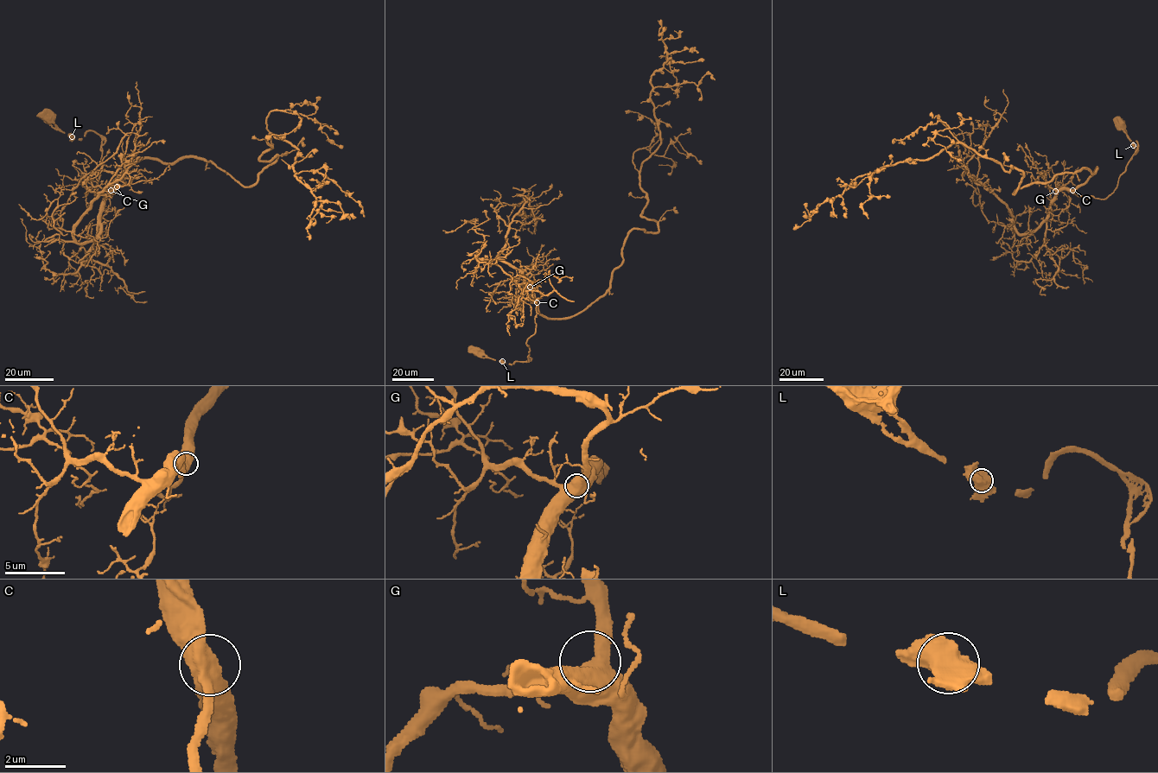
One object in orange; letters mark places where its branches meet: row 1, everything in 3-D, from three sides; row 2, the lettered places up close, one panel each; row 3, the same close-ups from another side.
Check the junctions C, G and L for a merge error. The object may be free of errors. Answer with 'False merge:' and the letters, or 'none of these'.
False merge: none of these

